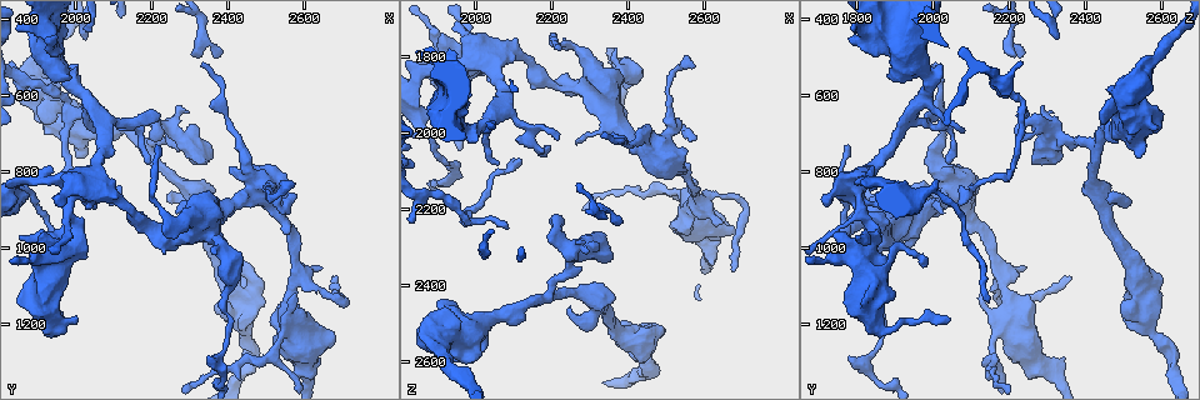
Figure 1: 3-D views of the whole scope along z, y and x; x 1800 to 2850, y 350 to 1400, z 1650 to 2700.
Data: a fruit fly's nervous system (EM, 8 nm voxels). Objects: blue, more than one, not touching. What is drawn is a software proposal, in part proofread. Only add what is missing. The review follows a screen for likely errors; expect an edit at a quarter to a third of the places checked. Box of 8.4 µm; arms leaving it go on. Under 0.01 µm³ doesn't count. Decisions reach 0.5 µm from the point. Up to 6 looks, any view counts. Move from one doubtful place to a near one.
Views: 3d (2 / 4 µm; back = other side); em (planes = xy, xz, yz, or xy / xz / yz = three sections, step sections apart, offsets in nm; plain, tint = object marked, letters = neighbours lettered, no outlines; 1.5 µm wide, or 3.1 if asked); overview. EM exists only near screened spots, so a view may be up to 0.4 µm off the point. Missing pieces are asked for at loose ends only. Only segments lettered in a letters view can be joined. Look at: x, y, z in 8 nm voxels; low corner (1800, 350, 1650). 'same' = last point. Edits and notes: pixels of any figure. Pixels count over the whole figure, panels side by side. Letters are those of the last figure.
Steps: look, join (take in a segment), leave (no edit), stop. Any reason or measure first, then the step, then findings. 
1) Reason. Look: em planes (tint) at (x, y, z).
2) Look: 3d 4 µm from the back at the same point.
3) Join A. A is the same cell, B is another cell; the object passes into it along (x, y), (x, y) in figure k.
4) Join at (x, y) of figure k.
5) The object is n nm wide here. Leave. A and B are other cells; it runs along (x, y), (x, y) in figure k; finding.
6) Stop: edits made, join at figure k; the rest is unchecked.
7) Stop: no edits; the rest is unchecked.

Branch stops here. Look: 3d 4 µm at (1985, 550, 1875).

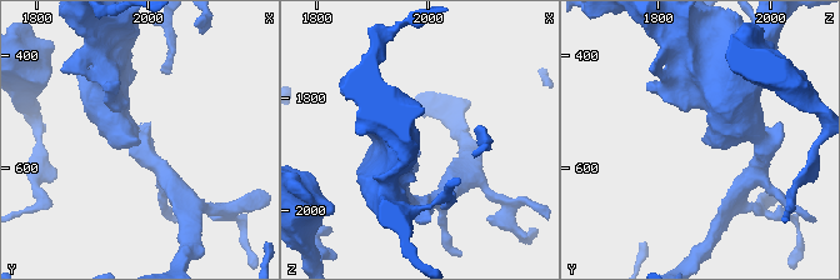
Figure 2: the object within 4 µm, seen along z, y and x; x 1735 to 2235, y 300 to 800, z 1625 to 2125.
Shape alone is not enough. Look: em planes (letters) at (1980, 545, 1875).

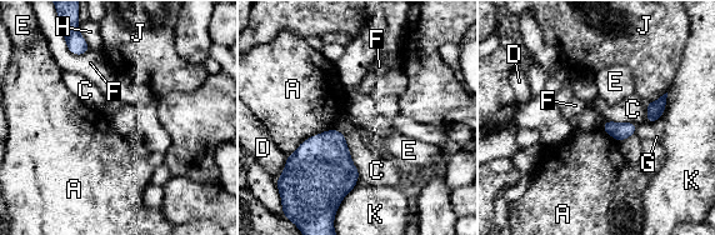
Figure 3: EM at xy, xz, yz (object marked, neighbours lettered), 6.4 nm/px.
Leave. A, C, D, E, F, G, H, J and K are other cells; a border runs along (333, 128), (344, 135), (360, 176) in figure 3; none of them fits.

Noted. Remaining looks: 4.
Tapers out. Look: em planes (tint) at (2555, 850, 2015).

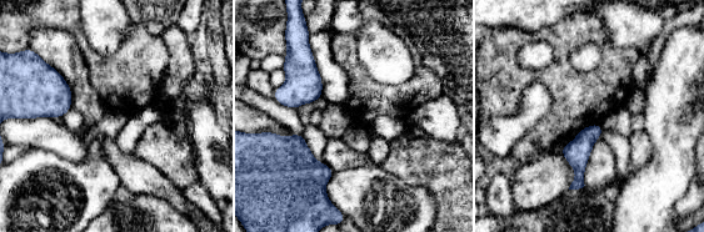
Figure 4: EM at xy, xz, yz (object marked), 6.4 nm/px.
Look: em planes (letters) at the same point.

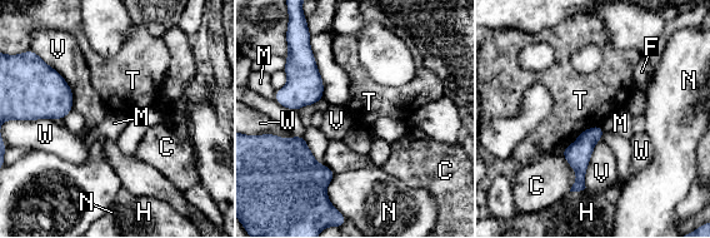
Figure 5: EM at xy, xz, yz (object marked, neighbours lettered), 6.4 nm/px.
The object is 120 nm wide here. Leave. C, F, H, M, N, T, V and W are other cells; a border runs along (600, 124), (588, 127), (578, 134) in figure 5; no lettered segment goes on from it.

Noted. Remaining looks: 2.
Stop: no edits; the rest is unchecked.

